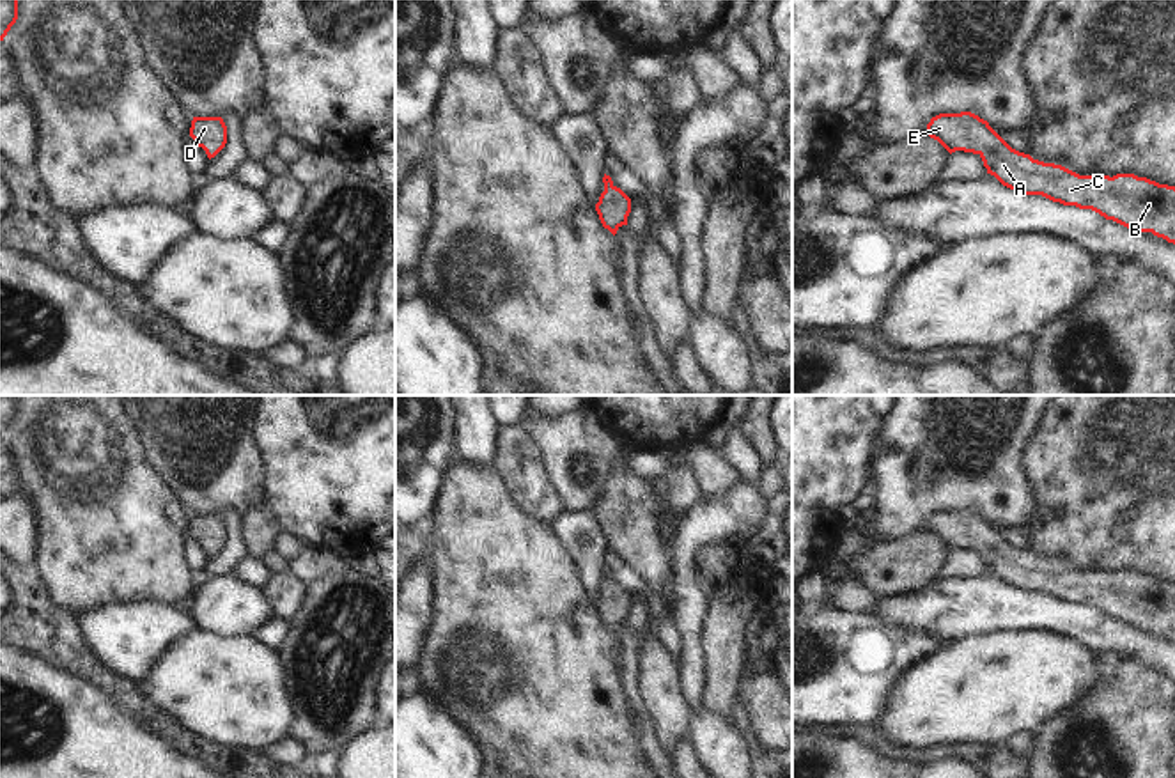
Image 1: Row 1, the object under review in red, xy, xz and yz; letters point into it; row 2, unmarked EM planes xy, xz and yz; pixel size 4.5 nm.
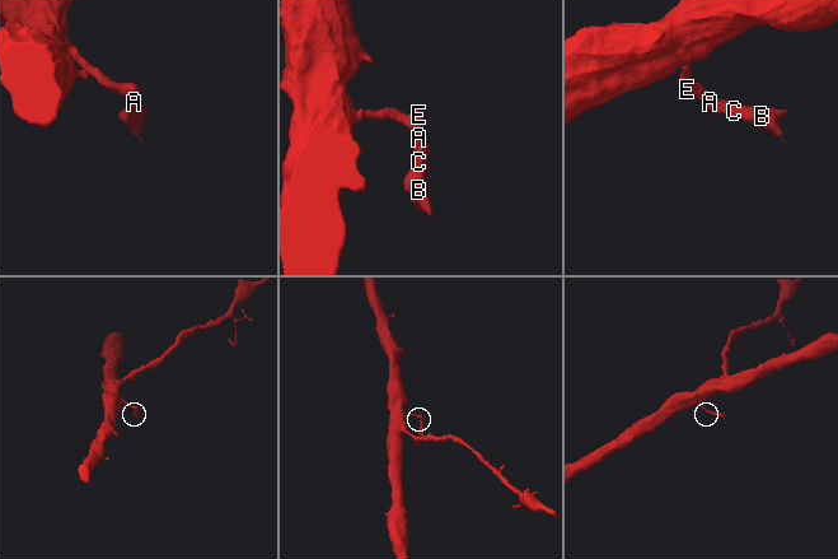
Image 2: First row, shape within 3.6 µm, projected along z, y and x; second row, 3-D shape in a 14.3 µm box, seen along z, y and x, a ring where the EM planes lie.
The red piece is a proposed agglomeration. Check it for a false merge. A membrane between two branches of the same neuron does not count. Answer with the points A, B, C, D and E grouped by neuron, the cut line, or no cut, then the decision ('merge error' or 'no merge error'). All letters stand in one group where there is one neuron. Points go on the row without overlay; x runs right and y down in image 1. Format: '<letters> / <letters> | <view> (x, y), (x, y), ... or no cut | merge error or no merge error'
A B C D E | no cut | no merge error

